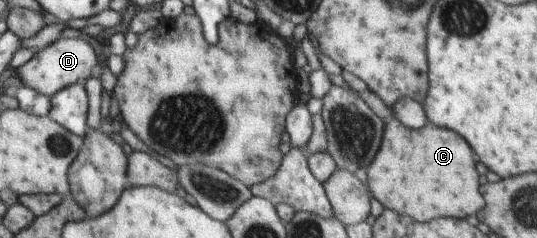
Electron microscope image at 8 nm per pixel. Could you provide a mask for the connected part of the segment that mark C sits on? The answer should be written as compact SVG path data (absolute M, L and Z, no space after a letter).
M396 117L386 120L380 150L368 165L370 194L385 209L428 222L438 217L470 217L484 207L480 177L470 145L454 131L426 125L418 131L406 129Z

